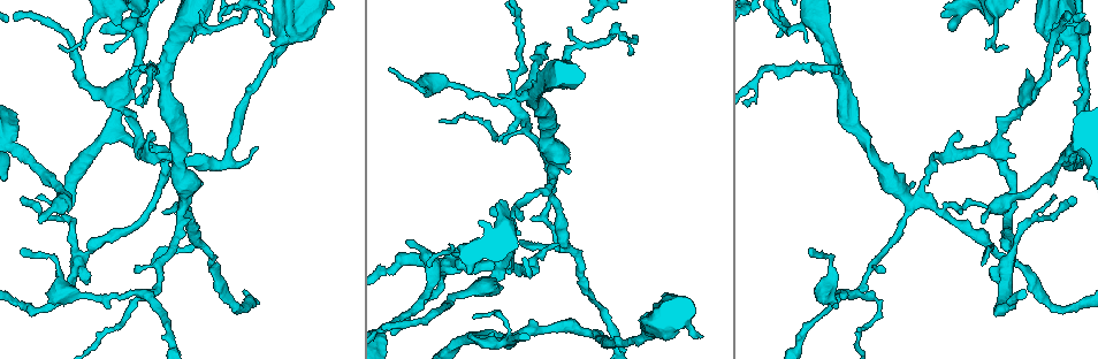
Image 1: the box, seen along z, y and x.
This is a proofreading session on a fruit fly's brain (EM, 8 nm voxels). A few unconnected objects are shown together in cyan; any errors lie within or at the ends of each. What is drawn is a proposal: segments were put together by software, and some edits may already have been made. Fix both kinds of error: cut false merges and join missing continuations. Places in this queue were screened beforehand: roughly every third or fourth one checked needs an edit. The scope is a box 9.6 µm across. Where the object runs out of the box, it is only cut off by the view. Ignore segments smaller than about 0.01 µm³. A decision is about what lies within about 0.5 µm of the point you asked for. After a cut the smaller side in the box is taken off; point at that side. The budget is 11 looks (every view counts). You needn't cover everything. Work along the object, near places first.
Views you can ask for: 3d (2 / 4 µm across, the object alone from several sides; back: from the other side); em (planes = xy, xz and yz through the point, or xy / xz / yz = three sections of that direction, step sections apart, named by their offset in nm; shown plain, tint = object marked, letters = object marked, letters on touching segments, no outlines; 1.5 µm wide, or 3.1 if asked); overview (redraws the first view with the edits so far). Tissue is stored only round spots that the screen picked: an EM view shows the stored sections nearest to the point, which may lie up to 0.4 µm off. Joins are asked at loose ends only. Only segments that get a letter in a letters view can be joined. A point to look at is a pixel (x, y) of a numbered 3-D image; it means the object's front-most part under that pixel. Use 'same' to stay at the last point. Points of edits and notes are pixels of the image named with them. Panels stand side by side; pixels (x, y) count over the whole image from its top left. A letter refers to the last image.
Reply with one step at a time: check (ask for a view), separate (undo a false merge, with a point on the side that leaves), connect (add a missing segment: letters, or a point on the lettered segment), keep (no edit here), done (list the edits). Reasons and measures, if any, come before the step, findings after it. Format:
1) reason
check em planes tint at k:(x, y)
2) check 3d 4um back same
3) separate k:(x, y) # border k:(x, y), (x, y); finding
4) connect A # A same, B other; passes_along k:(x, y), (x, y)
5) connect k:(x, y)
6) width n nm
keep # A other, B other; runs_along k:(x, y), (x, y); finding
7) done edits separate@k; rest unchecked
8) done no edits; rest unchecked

check em planes letters at 1:(777, 34)

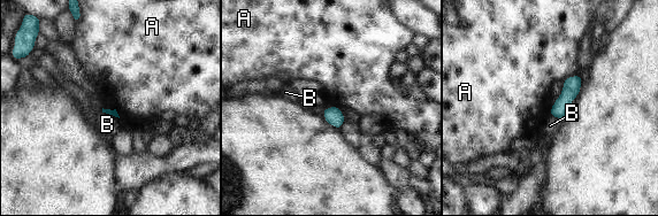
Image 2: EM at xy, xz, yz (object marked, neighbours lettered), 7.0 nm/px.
longest_contact B 130 nm
keep # A other, B other; none of them fits

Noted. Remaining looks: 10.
check em yz step 8 tint at 1:(557, 243)

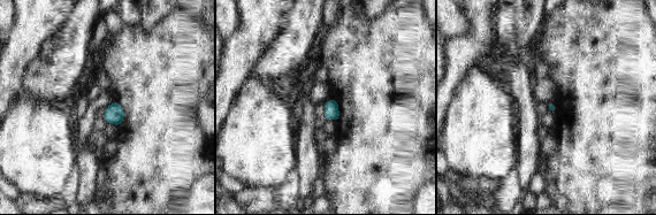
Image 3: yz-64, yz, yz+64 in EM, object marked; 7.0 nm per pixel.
check em xy step 4 letters same

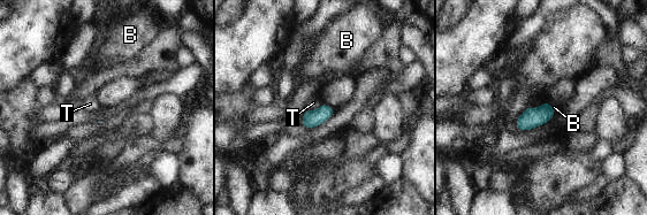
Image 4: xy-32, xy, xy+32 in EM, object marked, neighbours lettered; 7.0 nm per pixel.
longest_contact T 140 nm
keep # B other, T other; border 4:(322, 104), (314, 109), (304, 110); none of them fits

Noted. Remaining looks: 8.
branch stops here
check 3d 4um back at 1:(502, 287)

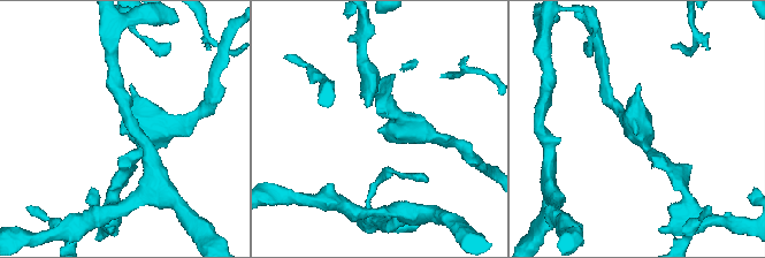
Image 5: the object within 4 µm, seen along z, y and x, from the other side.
shape alone is not enough
check em planes letters at 5:(381, 127)

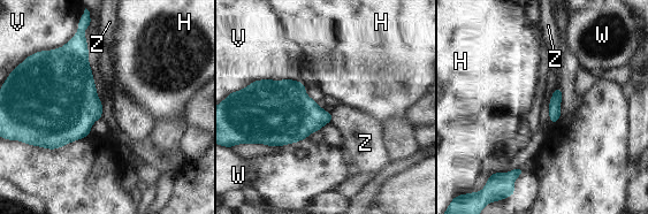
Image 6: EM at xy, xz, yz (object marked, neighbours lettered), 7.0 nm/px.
longest_contact V 380 nm
keep # H other, V other, W other, Z other; border 6:(332, 113), (329, 122); no lettered segment goes on from it

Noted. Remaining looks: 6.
an open end
check 3d 2um at 1:(984, 223)

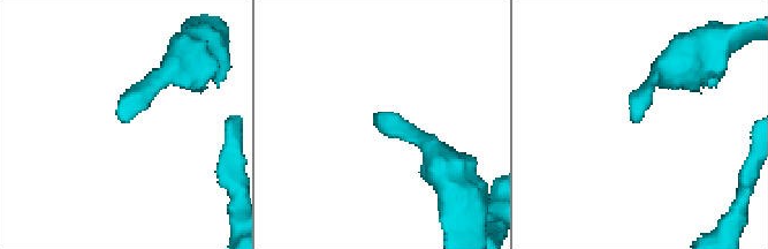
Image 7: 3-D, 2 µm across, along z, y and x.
shape alone is not enough
check em planes plain at 7:(385, 120)

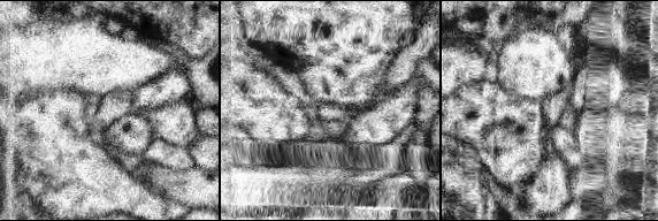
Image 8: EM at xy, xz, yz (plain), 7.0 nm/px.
check em planes letters same

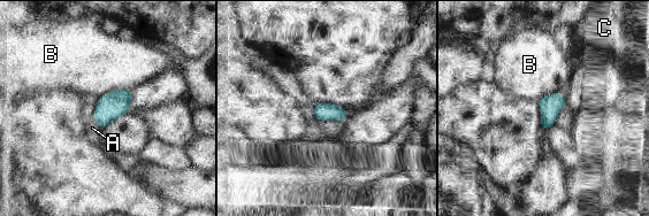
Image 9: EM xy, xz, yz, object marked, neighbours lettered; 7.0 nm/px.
longest_contact B 260 nm
connect A # A same, B other, C other; passes_along 9:(115, 103), (97, 122), (92, 128); the neuron continues

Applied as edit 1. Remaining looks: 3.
done edits connect@9; rest unchecked

